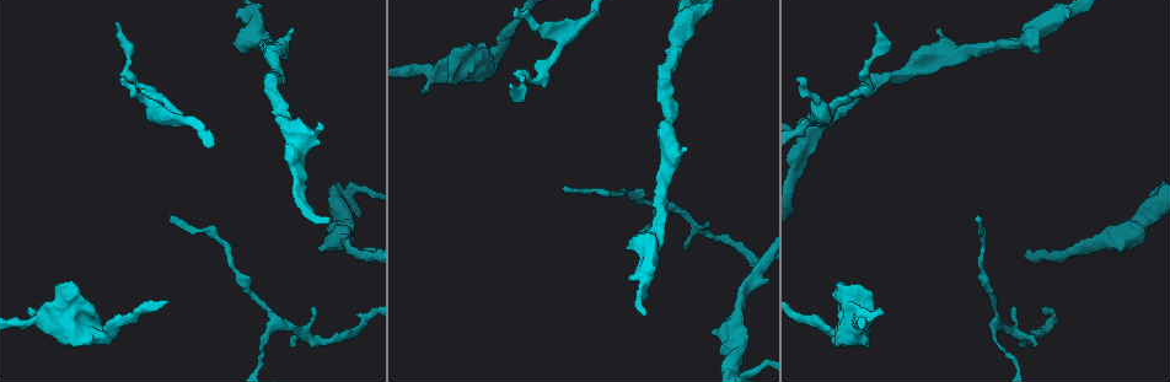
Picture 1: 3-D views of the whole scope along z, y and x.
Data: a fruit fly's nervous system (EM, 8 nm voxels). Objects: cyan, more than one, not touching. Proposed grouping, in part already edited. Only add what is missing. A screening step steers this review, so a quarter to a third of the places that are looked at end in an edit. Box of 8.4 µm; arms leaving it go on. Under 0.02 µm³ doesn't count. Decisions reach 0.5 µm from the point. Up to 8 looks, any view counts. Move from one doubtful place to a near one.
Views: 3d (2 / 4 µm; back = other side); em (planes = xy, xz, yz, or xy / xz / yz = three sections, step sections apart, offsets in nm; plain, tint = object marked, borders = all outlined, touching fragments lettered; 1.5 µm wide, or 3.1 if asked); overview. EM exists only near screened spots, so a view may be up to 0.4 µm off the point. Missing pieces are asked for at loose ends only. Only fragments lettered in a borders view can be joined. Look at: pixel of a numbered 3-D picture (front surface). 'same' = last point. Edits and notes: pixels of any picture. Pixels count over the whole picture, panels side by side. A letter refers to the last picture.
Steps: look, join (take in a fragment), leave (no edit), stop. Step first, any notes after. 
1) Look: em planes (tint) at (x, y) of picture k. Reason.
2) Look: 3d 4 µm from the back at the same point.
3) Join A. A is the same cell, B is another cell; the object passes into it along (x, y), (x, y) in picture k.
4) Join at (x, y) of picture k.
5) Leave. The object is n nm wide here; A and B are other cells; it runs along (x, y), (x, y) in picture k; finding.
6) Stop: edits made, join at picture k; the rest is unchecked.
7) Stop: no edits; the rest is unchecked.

Look: em yz step 8 (tint) at (294, 346) of picture 1. Branch stops here.

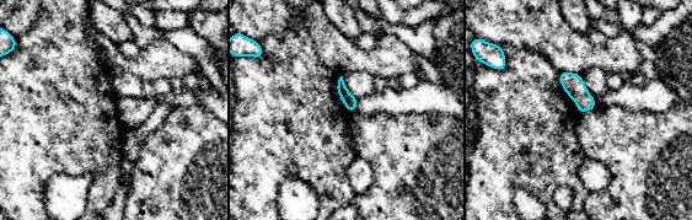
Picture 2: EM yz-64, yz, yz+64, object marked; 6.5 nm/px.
Look: em planes (borders) at the same point.

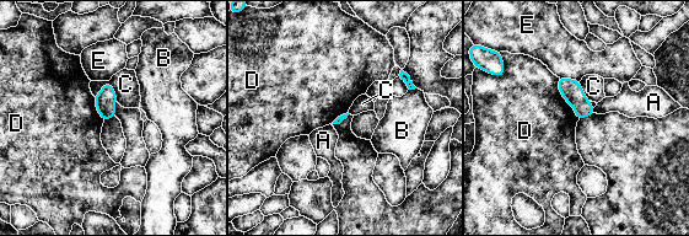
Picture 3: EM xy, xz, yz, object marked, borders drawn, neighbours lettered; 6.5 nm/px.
Leave. The longest contact is with D, 320 nm; A, B, C, D and E are other cells; no lettered fragment goes on from it.

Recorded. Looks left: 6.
Look: em xy step 8 (borders) at (564, 187) of picture 1. Free end.

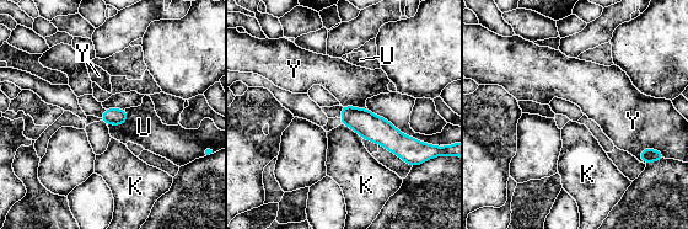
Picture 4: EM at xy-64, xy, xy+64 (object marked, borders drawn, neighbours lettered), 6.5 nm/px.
Look: em planes (borders) at the same point. Another direction.

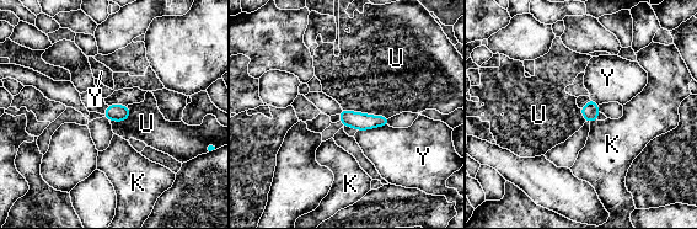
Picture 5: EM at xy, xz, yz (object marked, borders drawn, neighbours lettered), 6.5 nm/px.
Leave. K, U and Y are other cells; a border runs along (342, 108), (390, 117) in picture 5; no lettered fragment goes on from it.

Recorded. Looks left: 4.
Look: 3d 2 µm at (28, 309) of picture 1. An open end.

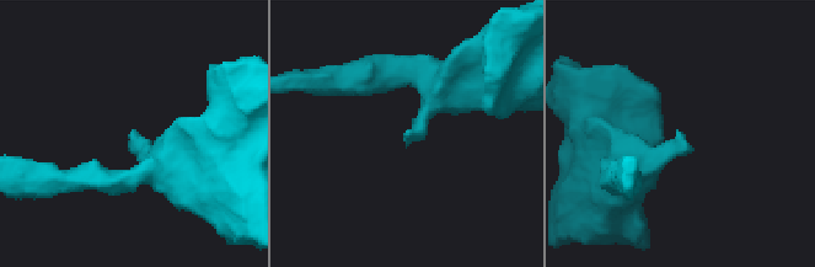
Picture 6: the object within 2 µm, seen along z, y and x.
Look: em xy step 4 (borders) at (687, 143) of picture 6. Now the EM.

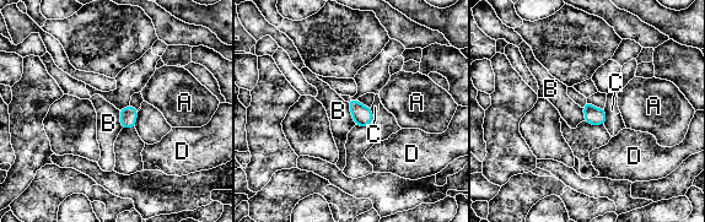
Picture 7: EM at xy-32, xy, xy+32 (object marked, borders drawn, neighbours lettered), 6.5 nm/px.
Leave. The longest contact is with B, 160 nm; A, B, C and D are other cells; no lettered fragment goes on from it.

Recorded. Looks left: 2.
Stop: no edits; the rest is unchecked.

